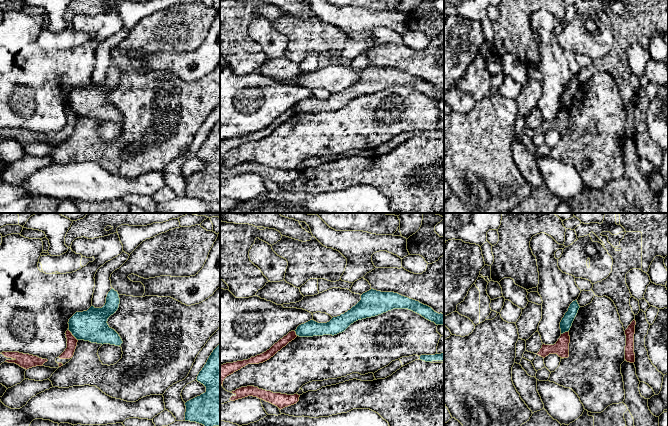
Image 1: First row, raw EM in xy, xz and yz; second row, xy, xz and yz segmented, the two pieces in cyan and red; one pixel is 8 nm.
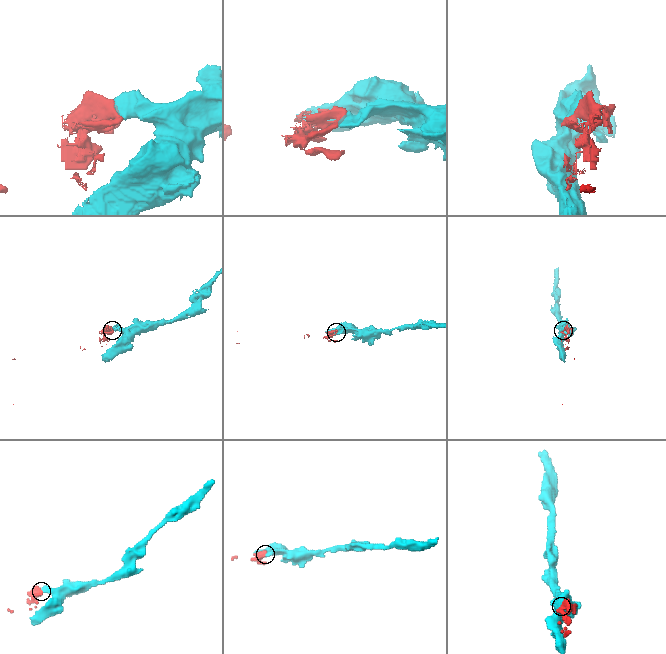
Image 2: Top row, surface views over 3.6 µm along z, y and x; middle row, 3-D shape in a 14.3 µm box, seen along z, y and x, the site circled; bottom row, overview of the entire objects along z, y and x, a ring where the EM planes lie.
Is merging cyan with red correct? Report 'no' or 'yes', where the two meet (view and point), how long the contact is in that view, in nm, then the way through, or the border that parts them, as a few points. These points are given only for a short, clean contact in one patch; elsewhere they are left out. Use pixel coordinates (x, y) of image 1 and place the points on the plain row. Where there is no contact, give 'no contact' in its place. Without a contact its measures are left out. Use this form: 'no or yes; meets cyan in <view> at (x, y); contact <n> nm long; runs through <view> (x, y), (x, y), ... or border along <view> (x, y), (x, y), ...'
no; meets cyan in xy at (72, 110); contact 120 nm long; border along xy (68, 106), (77, 116)

